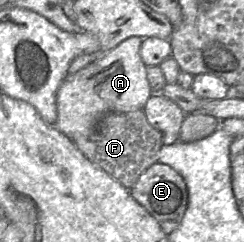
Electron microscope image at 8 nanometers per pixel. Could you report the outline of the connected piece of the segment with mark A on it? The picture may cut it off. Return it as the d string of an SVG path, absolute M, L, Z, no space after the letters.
M139 36L129 37L113 49L101 53L93 63L65 78L57 92L58 117L55 127L59 131L72 141L75 138L88 138L95 132L98 121L106 113L143 110L153 91L147 79L147 66L140 54L142 41L143 38Z

